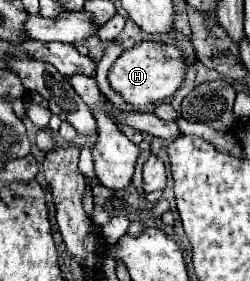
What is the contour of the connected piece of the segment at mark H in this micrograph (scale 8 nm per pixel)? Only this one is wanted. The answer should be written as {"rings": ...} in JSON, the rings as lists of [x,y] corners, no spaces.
{"rings":[[[142,41],[132,49],[126,49],[114,61],[108,71],[108,83],[128,105],[134,109],[144,109],[148,103],[158,103],[174,95],[182,85],[184,69],[184,53],[180,49],[156,41]]]}

